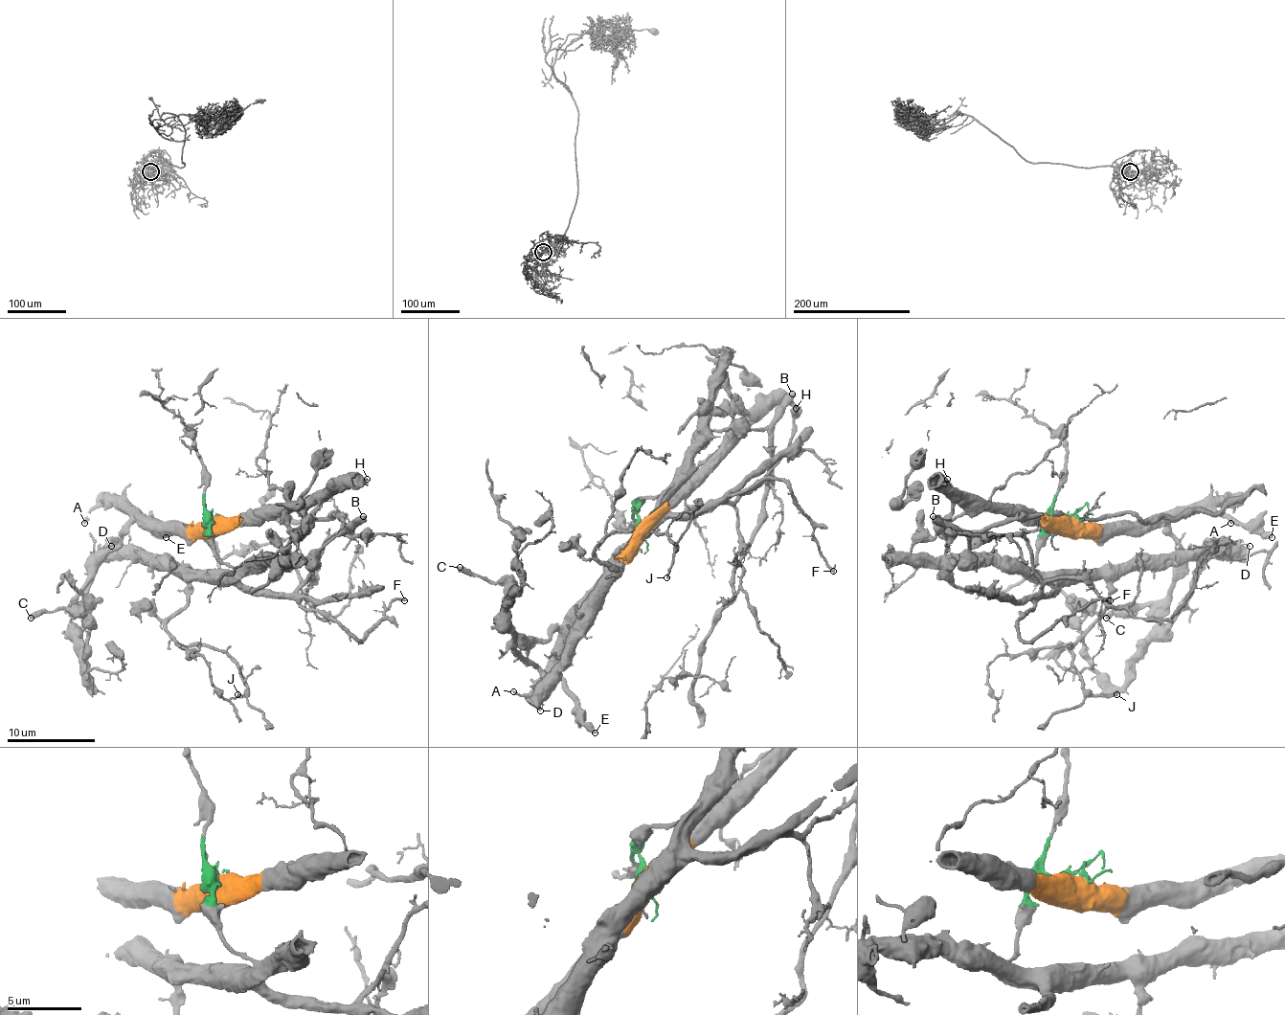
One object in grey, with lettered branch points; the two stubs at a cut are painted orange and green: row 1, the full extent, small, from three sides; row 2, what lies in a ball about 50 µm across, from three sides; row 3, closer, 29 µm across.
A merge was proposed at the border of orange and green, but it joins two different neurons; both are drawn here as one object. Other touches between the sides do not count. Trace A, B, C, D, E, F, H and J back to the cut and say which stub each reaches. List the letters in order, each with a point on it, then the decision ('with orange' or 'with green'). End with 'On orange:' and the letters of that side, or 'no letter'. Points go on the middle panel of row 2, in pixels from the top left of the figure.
A: at (513, 691); with orange
B: at (792, 394); with green
C: at (460, 567); with orange
D: at (540, 710); with green
E: at (595, 733); with orange
F: at (833, 571); with green
H: at (796, 408); with orange
J: at (666, 577); with green
On orange: A, C, E, H

